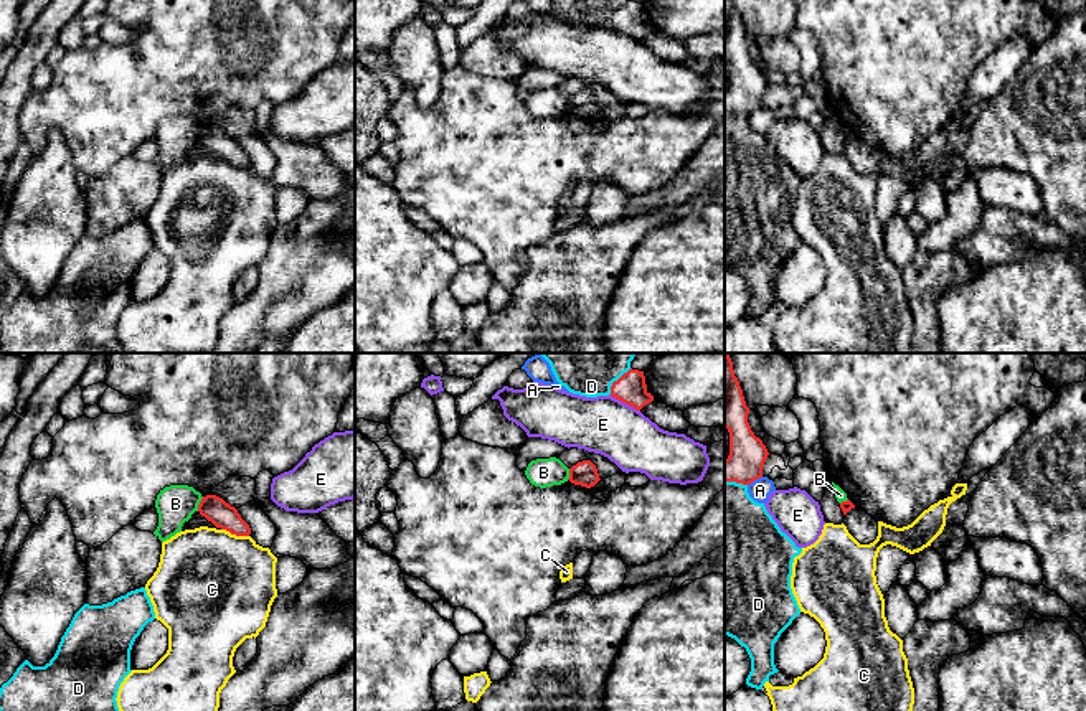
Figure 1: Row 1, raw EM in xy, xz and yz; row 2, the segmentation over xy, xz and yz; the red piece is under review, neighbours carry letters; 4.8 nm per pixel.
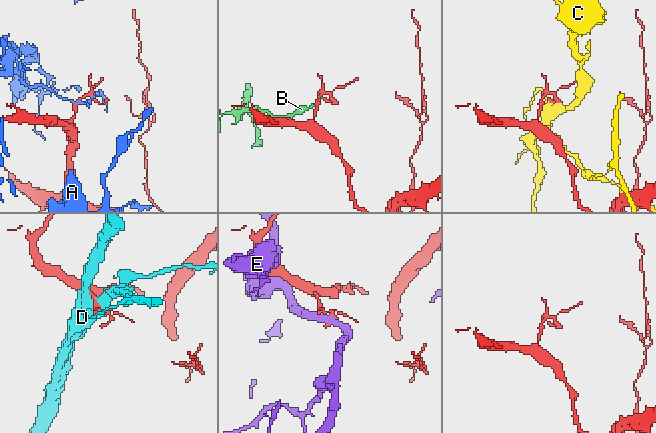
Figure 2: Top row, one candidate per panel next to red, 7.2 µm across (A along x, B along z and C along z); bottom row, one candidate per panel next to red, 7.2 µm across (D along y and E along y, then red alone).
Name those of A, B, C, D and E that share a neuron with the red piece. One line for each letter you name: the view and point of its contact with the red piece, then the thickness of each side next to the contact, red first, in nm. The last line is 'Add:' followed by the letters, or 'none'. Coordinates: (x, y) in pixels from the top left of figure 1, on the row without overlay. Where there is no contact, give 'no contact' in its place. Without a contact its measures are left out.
Add: none

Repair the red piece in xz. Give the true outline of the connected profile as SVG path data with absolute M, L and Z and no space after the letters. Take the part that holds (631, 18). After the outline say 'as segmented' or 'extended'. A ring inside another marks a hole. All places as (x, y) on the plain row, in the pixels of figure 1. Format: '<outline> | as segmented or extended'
M629 0L611 16L611 26L640 41L654 31L647 21L644 2Z | as segmented

